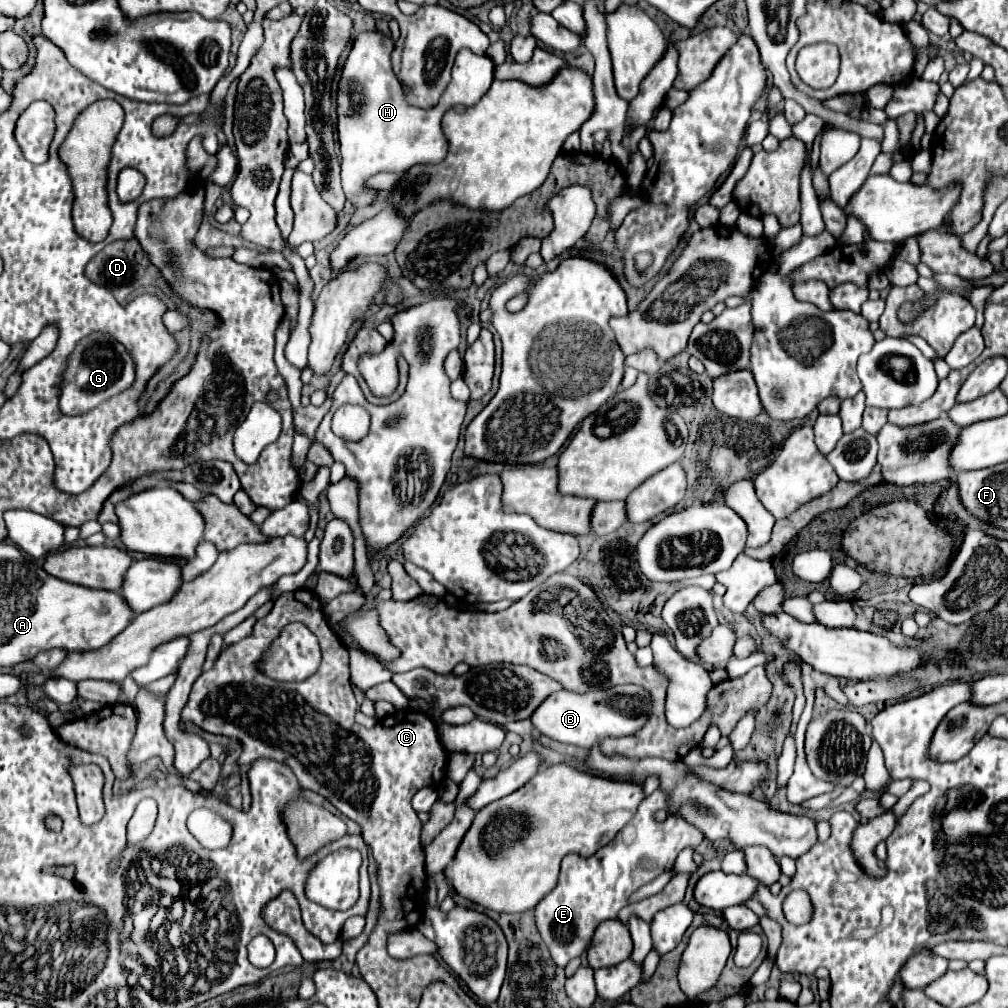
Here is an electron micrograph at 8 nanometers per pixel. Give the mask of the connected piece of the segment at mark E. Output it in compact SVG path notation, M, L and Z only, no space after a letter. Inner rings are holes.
M660 789L654 791L638 805L636 815L608 845L590 857L568 853L562 859L556 887L534 907L540 937L560 967L586 951L600 921L616 919L620 909L628 905L628 899L634 891L656 879L660 873L670 871L684 847L696 849L704 839L698 827L686 823L678 815L668 815L666 821L658 823L654 819L654 813L658 809L664 809L666 803L666 793Z

